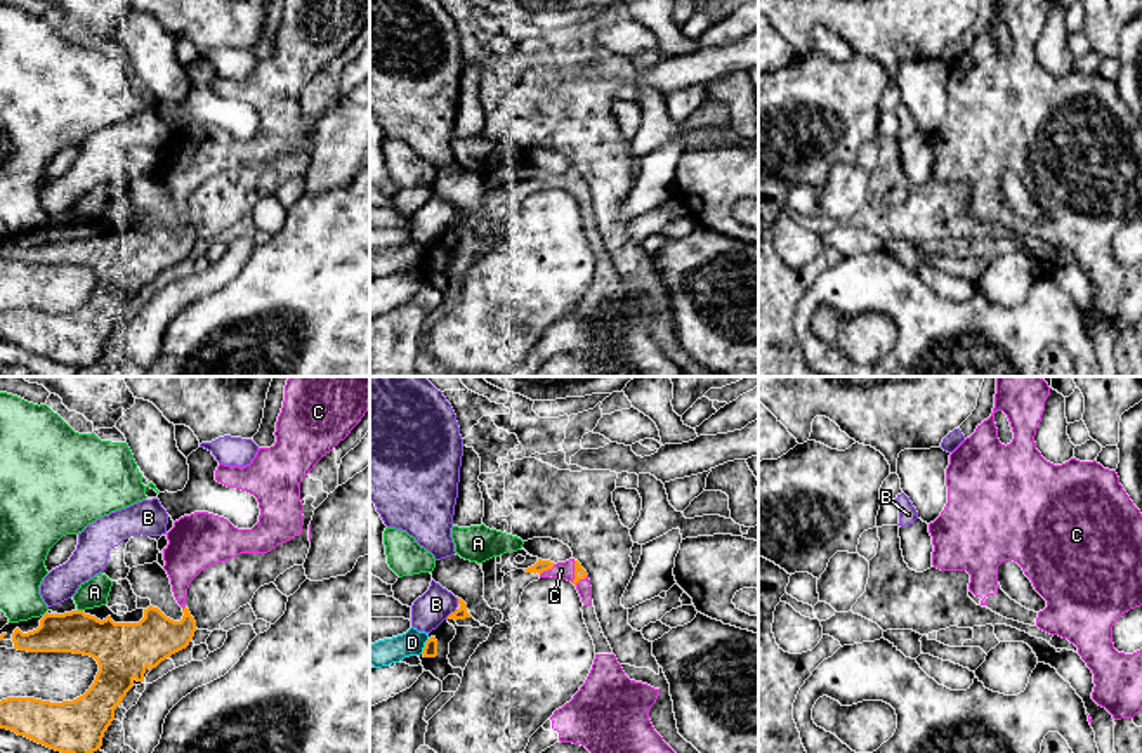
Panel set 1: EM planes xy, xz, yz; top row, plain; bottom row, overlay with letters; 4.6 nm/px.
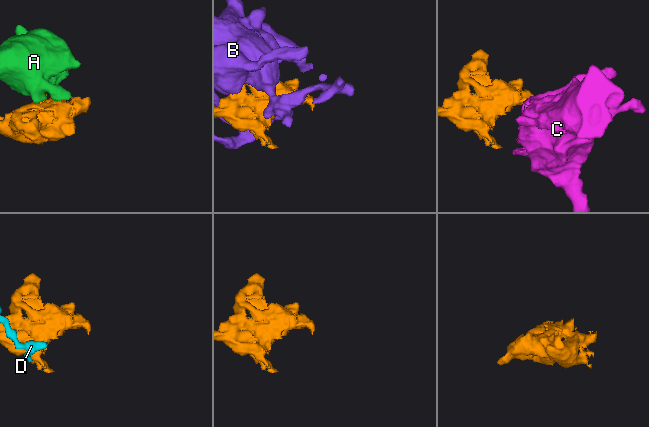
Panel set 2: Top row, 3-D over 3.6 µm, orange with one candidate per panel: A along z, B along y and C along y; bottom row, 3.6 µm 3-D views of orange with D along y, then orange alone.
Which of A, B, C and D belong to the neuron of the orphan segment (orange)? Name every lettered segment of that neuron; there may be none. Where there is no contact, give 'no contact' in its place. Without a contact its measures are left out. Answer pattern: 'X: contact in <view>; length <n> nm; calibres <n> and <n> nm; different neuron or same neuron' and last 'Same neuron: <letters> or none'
A: contact in xy; length 30 nm; calibres 240 and 130 nm; different neuron
B: contact in xz; length 70 nm; calibres 50 and 160 nm; different neuron
C: contact in xz; length 120 nm; calibres 60 and 80 nm; same neuron
D: contact in xz; length 80 nm; calibres 60 and 120 nm; different neuron
Same neuron: C

